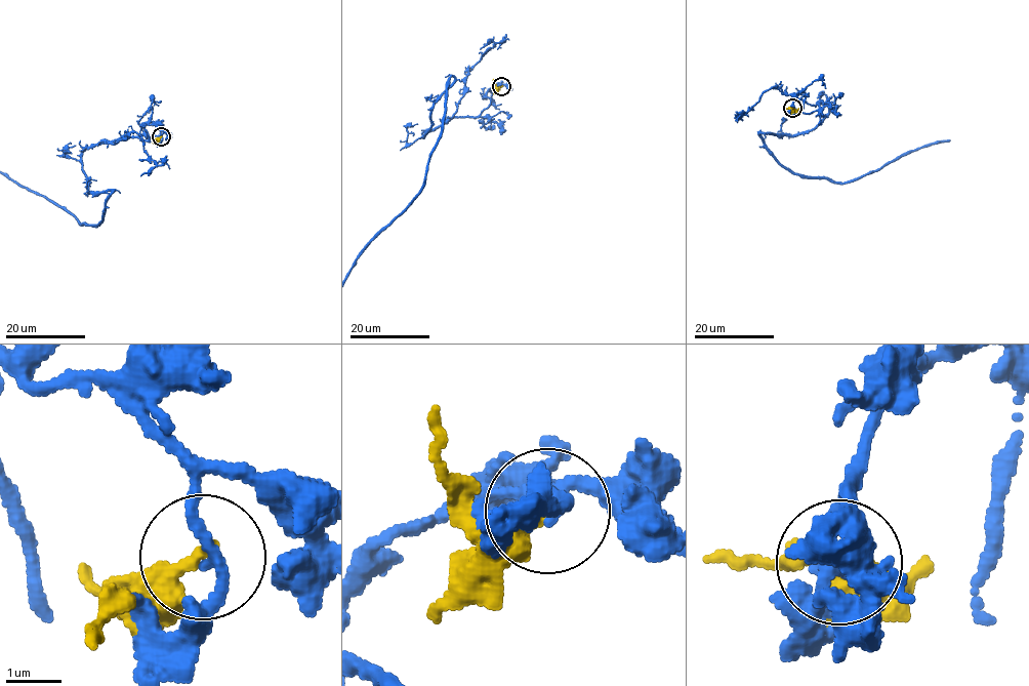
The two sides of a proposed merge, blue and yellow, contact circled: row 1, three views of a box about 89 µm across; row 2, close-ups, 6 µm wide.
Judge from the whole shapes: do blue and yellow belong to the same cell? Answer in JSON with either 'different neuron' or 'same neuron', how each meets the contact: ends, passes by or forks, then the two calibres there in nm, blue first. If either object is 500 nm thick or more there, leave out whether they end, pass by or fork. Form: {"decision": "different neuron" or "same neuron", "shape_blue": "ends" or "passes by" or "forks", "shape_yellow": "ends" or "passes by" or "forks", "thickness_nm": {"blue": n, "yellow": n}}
{"decision": "different neuron", "shape_blue": "passes by", "shape_yellow": "ends", "thickness_nm": {"blue": 200, "yellow": 320}}

